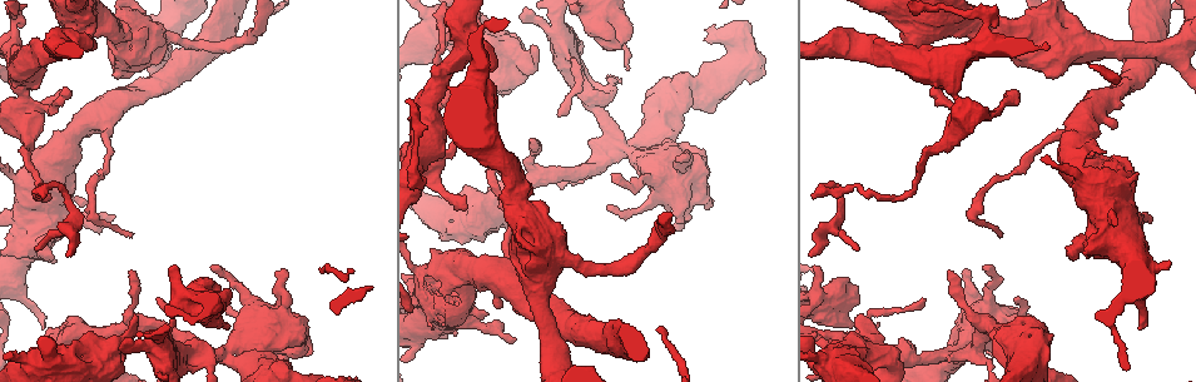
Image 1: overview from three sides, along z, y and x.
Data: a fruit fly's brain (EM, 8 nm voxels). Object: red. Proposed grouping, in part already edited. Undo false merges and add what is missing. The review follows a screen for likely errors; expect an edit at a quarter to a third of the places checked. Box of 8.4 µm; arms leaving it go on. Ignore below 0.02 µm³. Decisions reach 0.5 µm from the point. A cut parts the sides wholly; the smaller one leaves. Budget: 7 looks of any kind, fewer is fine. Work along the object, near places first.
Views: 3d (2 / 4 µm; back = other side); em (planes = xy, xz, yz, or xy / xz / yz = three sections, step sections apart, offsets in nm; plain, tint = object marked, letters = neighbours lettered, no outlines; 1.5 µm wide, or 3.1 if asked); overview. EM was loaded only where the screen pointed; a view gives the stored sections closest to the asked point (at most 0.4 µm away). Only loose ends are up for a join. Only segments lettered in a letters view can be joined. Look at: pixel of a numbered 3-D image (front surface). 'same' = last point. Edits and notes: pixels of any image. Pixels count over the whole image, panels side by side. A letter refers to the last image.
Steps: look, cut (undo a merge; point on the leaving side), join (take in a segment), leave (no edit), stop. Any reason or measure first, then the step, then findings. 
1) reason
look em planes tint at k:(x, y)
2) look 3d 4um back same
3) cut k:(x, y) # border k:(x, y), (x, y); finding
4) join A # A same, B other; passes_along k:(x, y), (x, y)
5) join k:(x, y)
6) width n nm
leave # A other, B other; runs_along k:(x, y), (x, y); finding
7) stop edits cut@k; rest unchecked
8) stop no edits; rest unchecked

an open end
look em planes tint at 1:(964, 270)

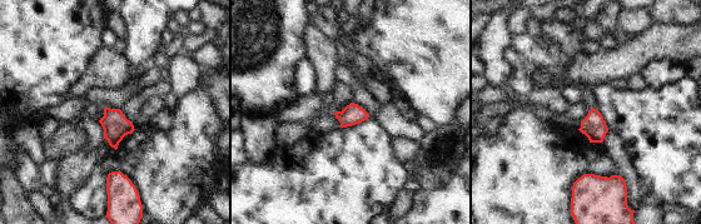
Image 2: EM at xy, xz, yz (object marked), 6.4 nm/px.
look em planes letters same

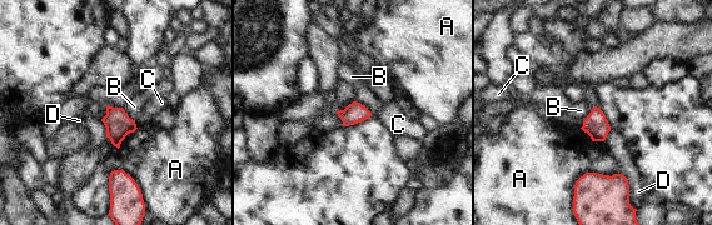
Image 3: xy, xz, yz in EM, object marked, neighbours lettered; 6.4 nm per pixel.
width 140 nm
leave # A other, B other, C other, D other; no lettered segment goes on from it

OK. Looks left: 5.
branch stops here
look em xz step 8 tint at 1:(924, 302)

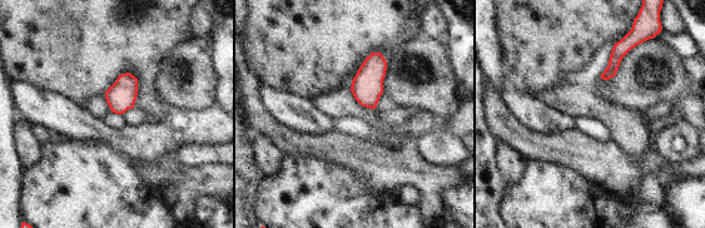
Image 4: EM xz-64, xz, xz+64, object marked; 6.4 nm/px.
look em planes letters same

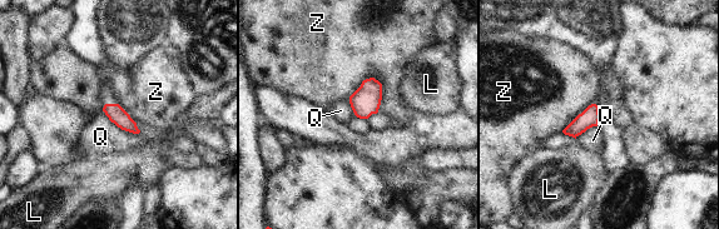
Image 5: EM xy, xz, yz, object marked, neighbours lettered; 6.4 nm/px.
leave # L other, Q other, Z other; border 5:(103, 110), (118, 127), (138, 134); none of them fits

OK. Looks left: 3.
tapers out
look 3d 2um at 1:(1141, 329)

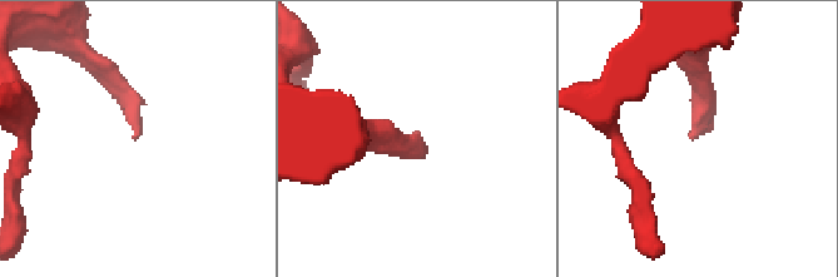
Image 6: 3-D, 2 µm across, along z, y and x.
look em xy step 4 letters at 6:(693, 139)

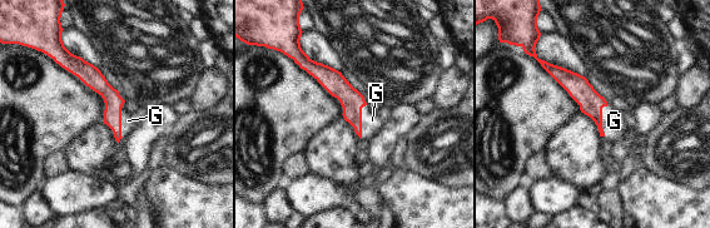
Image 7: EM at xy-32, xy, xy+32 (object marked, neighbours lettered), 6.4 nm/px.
another direction
look em planes letters same

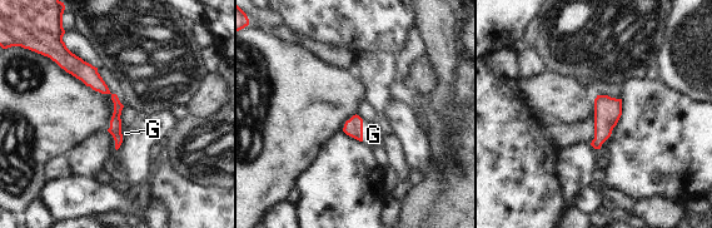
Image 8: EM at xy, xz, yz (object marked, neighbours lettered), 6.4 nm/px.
longest_contact G 140 nm
join G # G same; the neuron continues

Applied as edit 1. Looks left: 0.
stop edits join@8; rest unchecked

